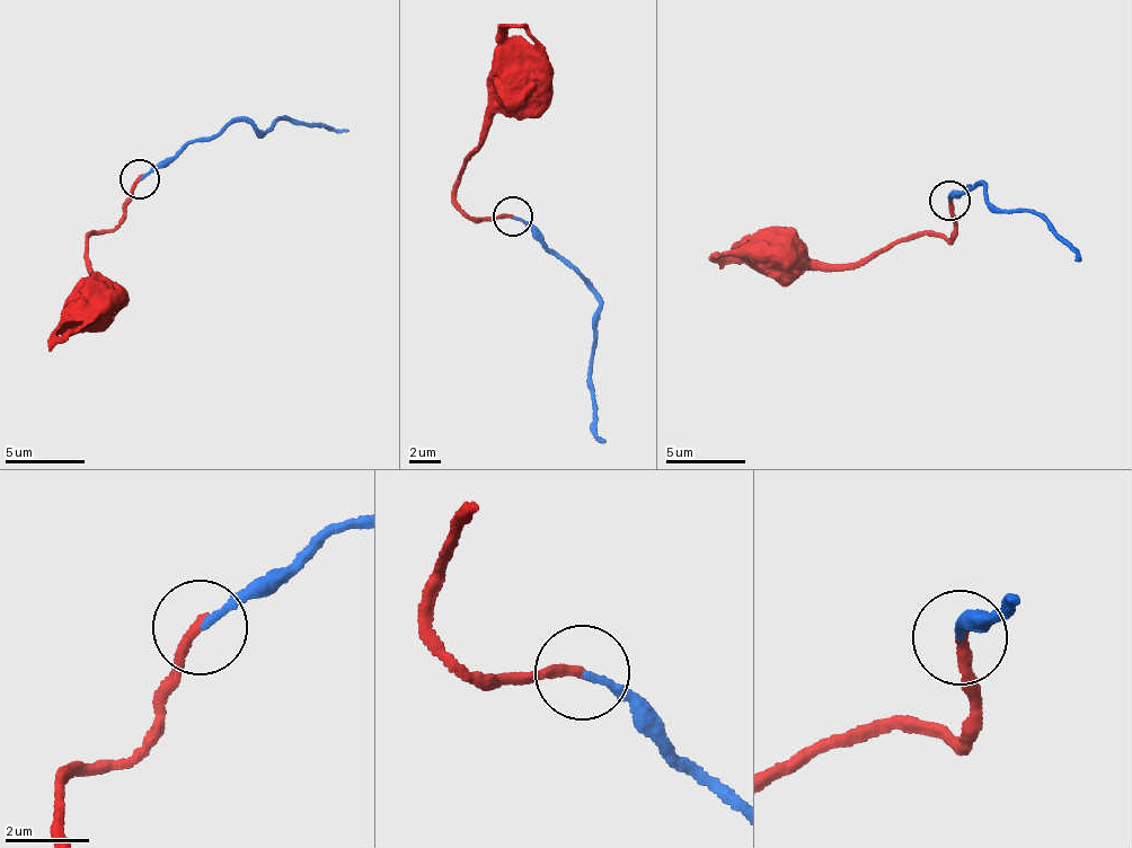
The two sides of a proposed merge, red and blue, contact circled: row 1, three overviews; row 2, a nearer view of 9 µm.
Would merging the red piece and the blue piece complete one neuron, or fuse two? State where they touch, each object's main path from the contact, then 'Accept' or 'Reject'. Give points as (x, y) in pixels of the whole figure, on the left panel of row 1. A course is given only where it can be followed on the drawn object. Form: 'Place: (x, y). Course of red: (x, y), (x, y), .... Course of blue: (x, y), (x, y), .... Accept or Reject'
Place: (140, 179). Course of red: (139, 179), (127, 215), (97, 230), (85, 241), (94, 290), (85, 299), (94, 323), (97, 320), (91, 314). Course of blue: (139, 179), (187, 144), (244, 120), (264, 131), (288, 114), (307, 124), (323, 122), (339, 132), (347, 129). Accept

